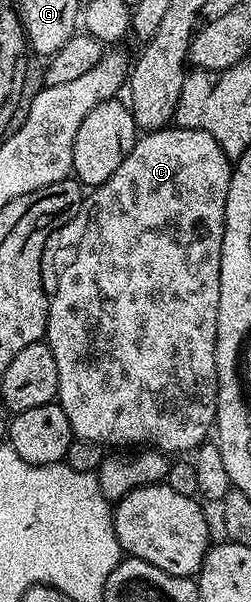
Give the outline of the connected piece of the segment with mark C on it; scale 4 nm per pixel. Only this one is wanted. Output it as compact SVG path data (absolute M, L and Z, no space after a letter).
M167 127L164 129L151 129L143 132L138 140L134 142L132 151L112 171L112 175L102 185L95 185L85 194L82 206L76 211L76 215L67 225L62 225L53 234L49 242L49 252L54 252L54 265L58 268L58 282L49 294L50 311L46 315L46 335L45 342L50 346L52 359L56 359L56 371L58 372L58 395L57 404L61 405L64 415L68 415L70 430L77 439L88 439L92 443L103 447L118 445L114 447L153 447L167 455L186 455L198 448L211 436L216 419L216 407L218 406L218 376L216 375L216 315L220 311L220 251L222 250L222 240L224 239L224 223L226 222L226 200L228 199L228 183L230 182L230 171L232 168L231 158L226 156L226 152L208 135L208 131L199 129L179 129L177 127Z

